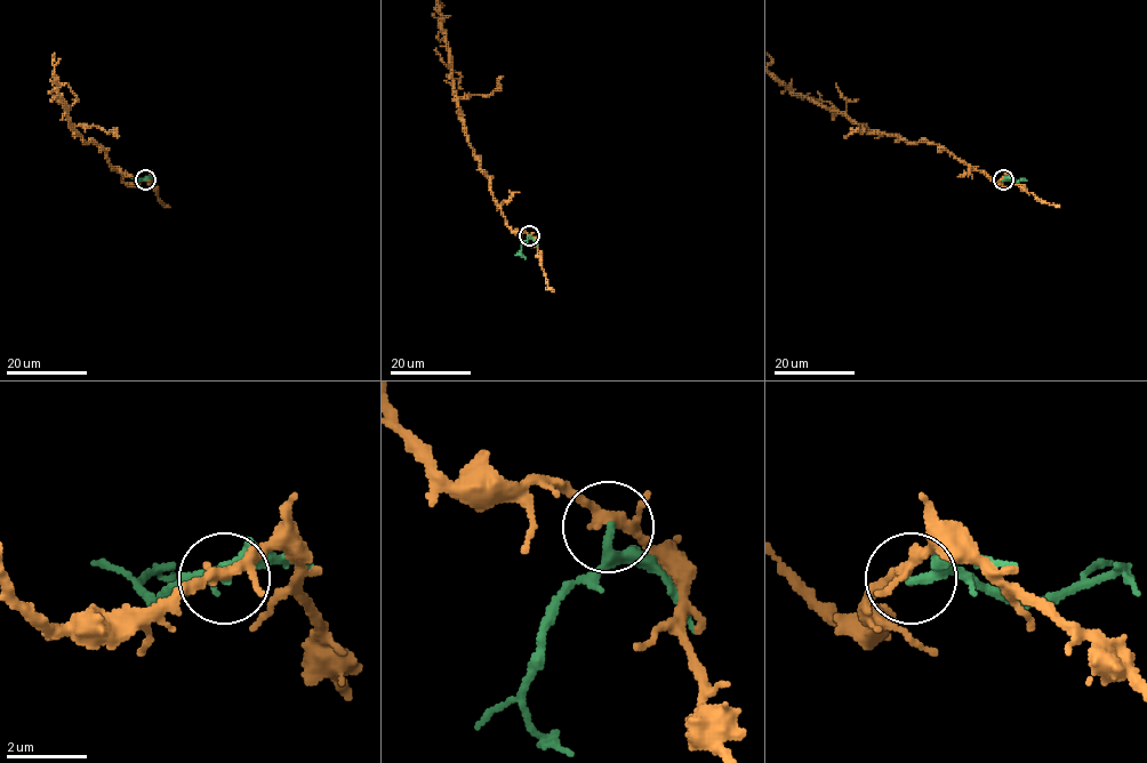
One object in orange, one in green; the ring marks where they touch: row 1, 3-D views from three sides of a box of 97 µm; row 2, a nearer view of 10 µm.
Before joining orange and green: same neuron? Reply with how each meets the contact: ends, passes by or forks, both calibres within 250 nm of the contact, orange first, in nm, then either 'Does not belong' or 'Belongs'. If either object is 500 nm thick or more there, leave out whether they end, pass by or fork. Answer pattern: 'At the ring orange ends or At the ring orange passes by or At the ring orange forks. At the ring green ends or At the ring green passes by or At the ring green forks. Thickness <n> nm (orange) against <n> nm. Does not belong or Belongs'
At the ring orange forks. At the ring green passes by. Thickness 220 nm (orange) against 200 nm. Does not belong

